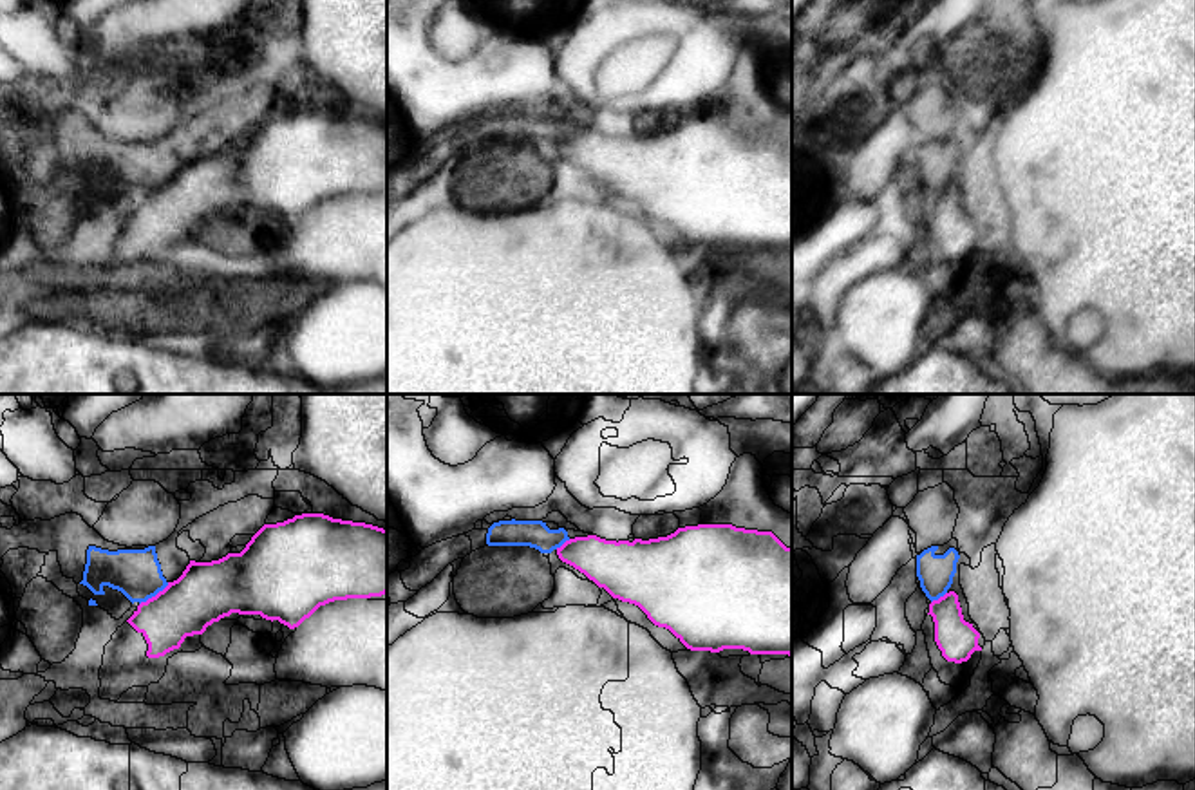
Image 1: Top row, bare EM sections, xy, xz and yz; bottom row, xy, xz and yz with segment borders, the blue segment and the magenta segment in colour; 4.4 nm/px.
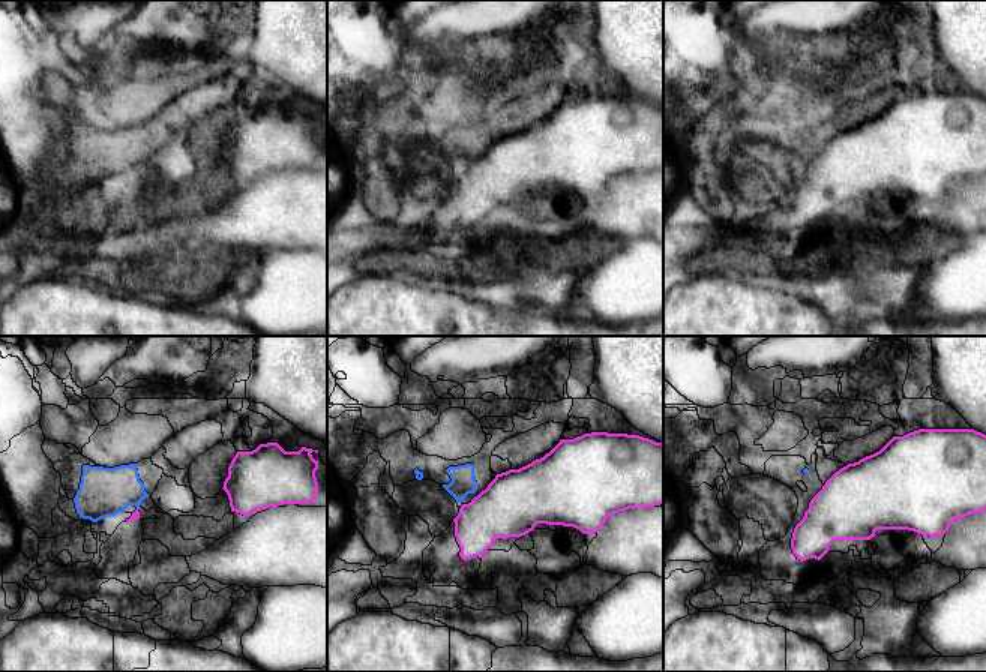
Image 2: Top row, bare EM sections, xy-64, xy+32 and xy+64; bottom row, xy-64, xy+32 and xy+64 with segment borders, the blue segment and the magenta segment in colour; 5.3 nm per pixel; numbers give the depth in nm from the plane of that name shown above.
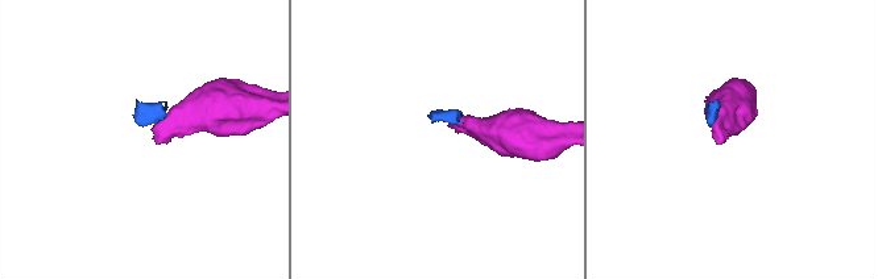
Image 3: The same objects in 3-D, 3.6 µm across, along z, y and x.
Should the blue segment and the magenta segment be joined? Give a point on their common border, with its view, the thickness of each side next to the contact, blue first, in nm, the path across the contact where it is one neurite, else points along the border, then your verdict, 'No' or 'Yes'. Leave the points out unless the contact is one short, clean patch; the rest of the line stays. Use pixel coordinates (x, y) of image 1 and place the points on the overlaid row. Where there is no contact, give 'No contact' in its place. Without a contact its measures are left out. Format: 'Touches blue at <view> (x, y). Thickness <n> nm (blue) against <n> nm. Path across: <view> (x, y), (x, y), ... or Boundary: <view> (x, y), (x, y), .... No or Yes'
Touches blue at xy (154, 595). Thickness 220 nm (blue) against 280 nm. Boundary: xy (169, 583), (140, 604). No

